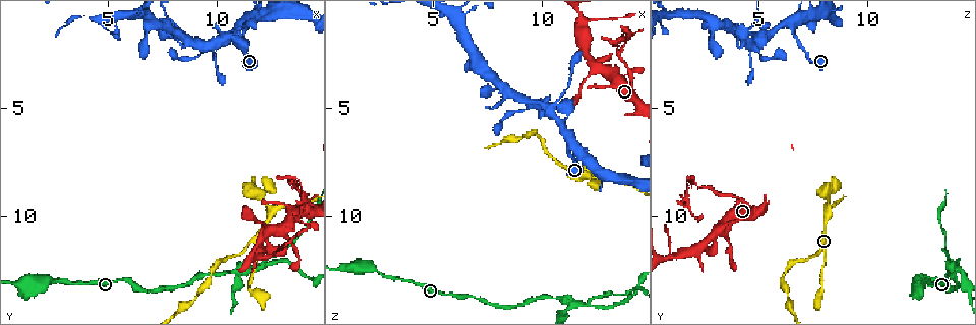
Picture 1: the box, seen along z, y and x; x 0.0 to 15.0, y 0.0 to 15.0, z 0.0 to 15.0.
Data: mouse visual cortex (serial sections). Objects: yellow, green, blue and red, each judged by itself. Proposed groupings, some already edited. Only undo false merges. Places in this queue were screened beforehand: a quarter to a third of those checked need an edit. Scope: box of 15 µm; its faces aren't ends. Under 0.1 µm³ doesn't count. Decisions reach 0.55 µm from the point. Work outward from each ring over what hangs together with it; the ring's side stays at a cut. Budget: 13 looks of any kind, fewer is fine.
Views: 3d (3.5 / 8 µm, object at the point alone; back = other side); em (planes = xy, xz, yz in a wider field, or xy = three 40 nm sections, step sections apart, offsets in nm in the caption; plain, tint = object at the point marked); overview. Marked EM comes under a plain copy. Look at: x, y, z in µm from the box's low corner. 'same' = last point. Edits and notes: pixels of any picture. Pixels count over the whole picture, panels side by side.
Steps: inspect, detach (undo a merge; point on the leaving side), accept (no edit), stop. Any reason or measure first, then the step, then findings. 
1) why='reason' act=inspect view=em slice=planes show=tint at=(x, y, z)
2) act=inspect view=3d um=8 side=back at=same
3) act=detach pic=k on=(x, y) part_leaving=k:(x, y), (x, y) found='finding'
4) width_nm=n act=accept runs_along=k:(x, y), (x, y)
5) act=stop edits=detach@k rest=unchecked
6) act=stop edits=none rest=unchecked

act=inspect view=3d um=3.5 at=(12.2, 9.2, 8.2)

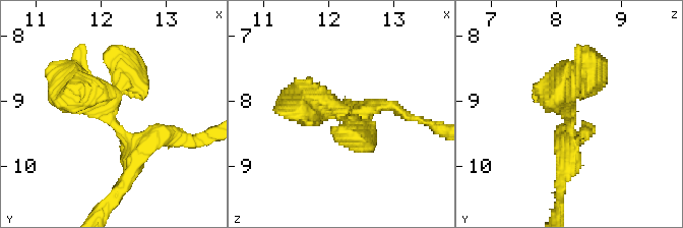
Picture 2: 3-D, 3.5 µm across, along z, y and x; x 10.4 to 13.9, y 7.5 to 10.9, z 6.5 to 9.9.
arms=3 arm_widths_nm=250,300,400 act=inspect view=em slice=xy step=2 show=tint at=(12.10, 9.20, 8.15)

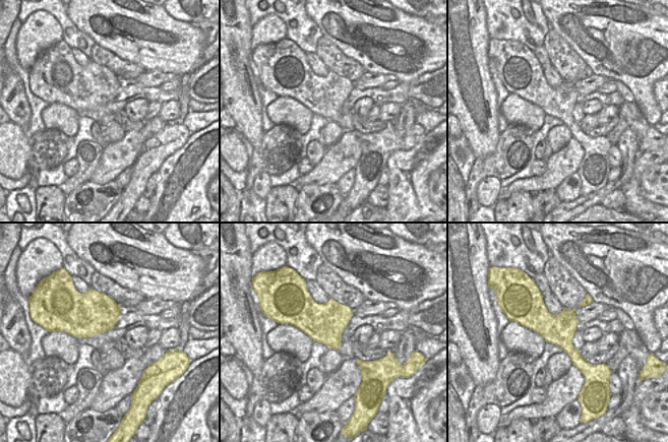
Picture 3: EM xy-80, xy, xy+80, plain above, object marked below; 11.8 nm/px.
act=detach pic=2 on=(108, 57) part_leaving=2:(121, 91), (127, 81), (115, 47) found='a second cell is stuck on'

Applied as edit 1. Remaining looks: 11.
why='sharp bend' act=inspect view=3d um=8 at=(13.6, 8.3, 1.9)

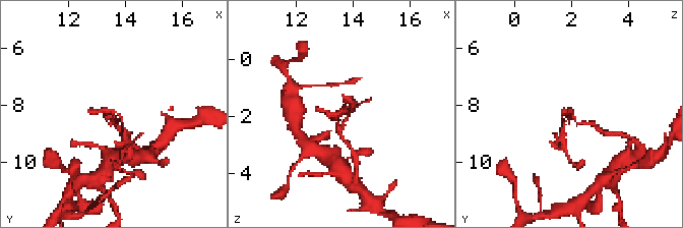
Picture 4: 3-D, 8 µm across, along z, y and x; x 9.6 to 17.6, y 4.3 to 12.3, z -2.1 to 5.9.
act=inspect view=3d um=3.5 at=(13.5, 8.3, 2.0)

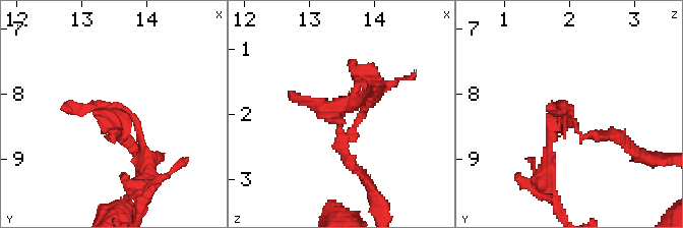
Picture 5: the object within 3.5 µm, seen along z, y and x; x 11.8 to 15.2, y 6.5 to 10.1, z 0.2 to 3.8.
act=accept runs_along=5:(348, 162), (335, 115), (373, 92) found='continuous, no second cell'

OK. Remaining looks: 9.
why='thin neck' act=inspect view=3d um=3.5 at=(11.3, 12.4, 14.0)

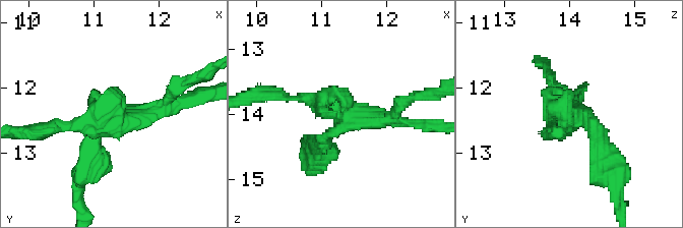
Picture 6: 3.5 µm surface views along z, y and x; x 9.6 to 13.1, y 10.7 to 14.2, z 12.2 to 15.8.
why='need the tissue' act=inspect view=em slice=xy step=3 show=tint at=(11.30, 12.50, 13.95)

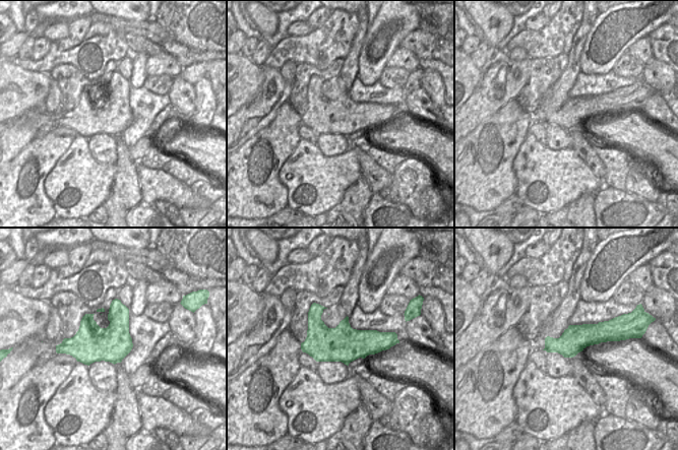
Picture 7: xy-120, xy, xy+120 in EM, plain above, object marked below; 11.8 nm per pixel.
act=detach pic=6 on=(107, 157) part_leaving=6:(583, 120), (614, 170), (617, 205) found='a second cell is stuck on'

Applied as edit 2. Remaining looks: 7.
act=inspect view=em slice=xy step=3 show=tint at=(9.6, 2.1, 4.7)

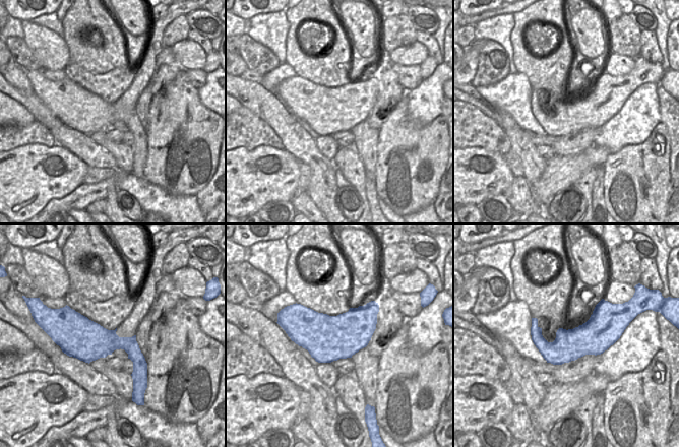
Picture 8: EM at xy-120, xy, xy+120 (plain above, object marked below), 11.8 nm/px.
act=inspect view=3d um=3.5 at=same

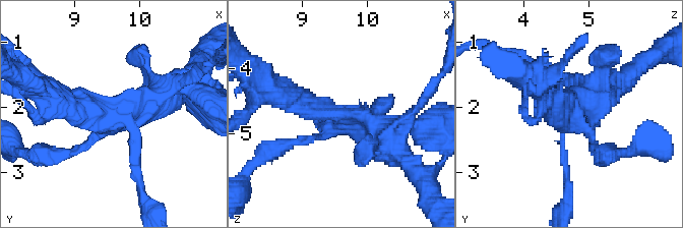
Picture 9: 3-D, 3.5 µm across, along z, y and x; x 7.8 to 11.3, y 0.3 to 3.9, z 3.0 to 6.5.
act=accept runs_along=9:(398, 155), (352, 116), (290, 96) found='all the same cell'

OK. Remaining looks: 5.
act=stop edits=detach@2,detach@6 rest=unchecked

